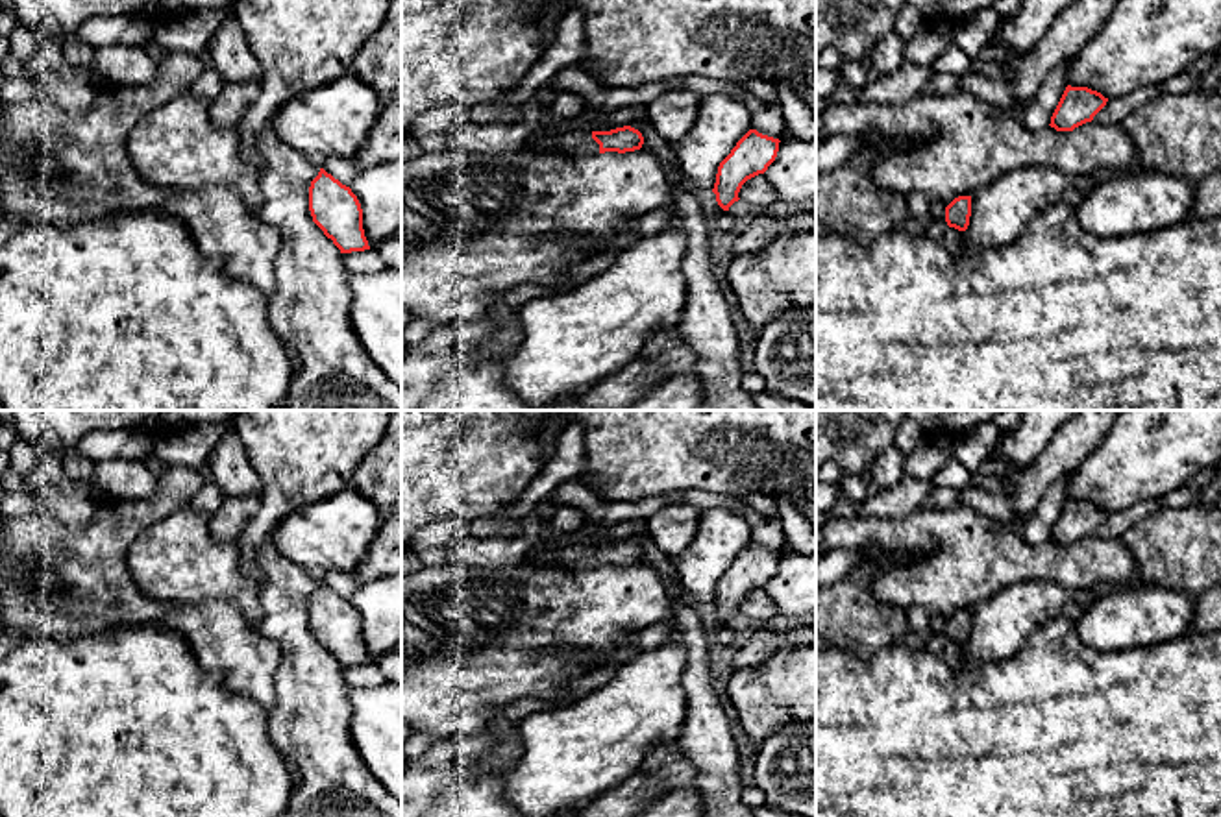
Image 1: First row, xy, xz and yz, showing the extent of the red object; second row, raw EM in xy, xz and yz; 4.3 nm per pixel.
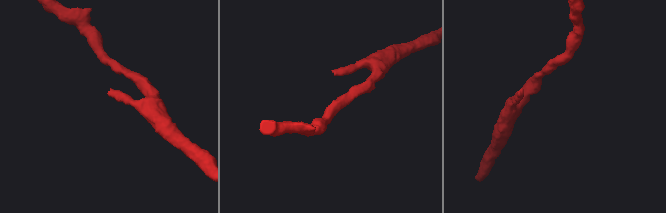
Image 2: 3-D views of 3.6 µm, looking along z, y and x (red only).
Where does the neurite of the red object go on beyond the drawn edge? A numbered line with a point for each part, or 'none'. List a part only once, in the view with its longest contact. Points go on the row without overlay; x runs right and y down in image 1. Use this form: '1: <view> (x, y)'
1: xz (574, 557)

